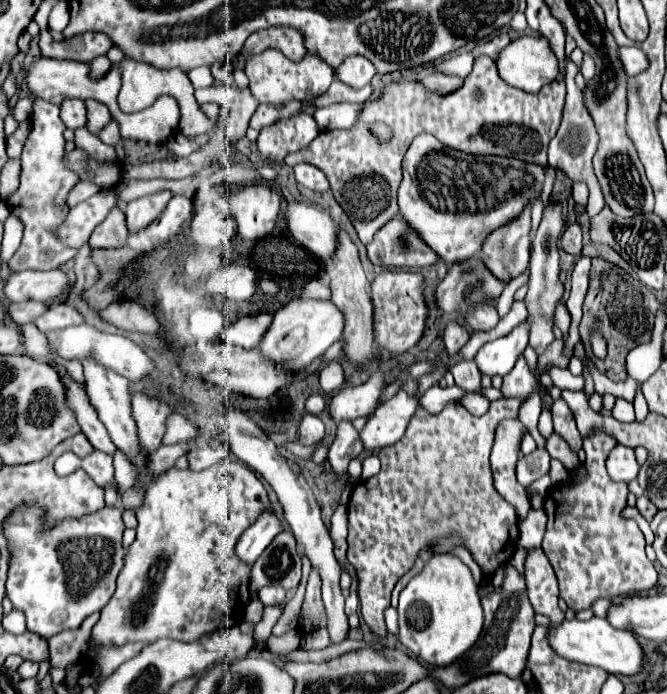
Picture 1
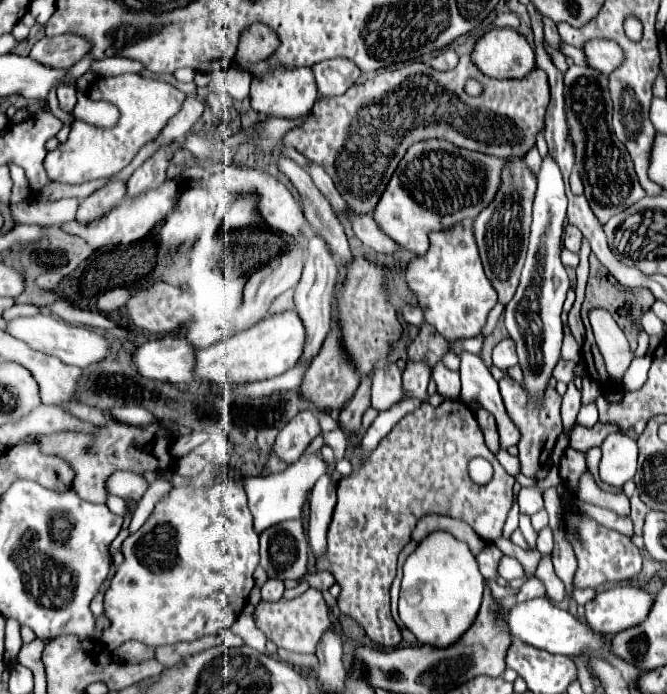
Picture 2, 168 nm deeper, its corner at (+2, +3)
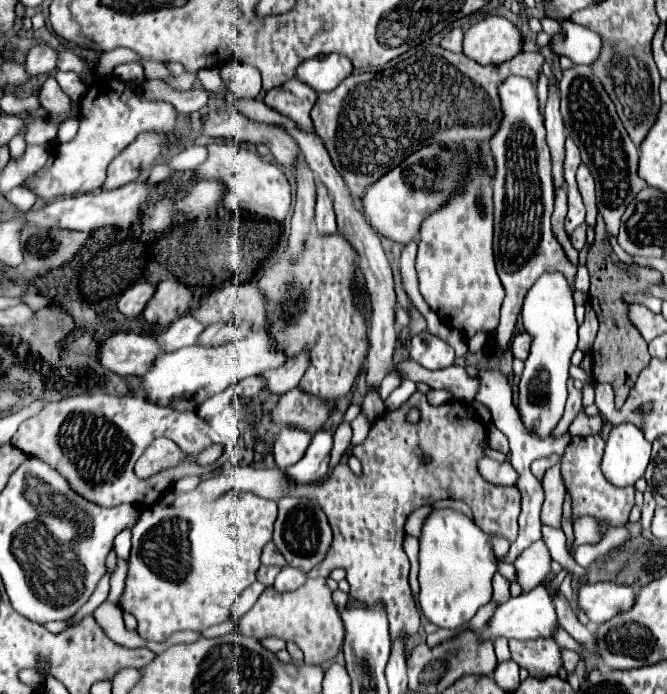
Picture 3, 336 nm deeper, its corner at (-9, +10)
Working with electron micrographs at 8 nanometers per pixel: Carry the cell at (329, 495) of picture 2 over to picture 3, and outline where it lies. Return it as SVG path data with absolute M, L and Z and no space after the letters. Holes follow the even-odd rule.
M340 424L334 432L334 446L330 452L330 468L336 468L342 454L346 452L346 448L350 446L350 438L352 438L352 428L350 424Z

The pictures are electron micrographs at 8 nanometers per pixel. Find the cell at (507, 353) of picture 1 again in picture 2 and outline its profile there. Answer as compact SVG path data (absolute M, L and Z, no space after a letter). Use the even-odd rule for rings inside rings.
M503 339L501 343L495 345L493 349L493 365L499 369L509 369L517 365L517 353L515 353L515 343L511 339Z

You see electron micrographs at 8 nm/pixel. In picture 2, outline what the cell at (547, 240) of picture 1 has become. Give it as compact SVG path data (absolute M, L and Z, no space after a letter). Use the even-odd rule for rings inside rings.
M545 155L537 175L537 193L533 203L533 225L531 225L527 261L523 267L517 293L505 307L505 327L509 331L509 337L517 343L519 365L523 369L521 385L529 397L537 399L537 403L541 403L551 379L551 371L561 359L561 339L563 339L561 313L569 289L567 271L559 259L561 235L565 229L565 211L567 211L567 197L565 197L565 185L561 179L559 165L551 155Z

